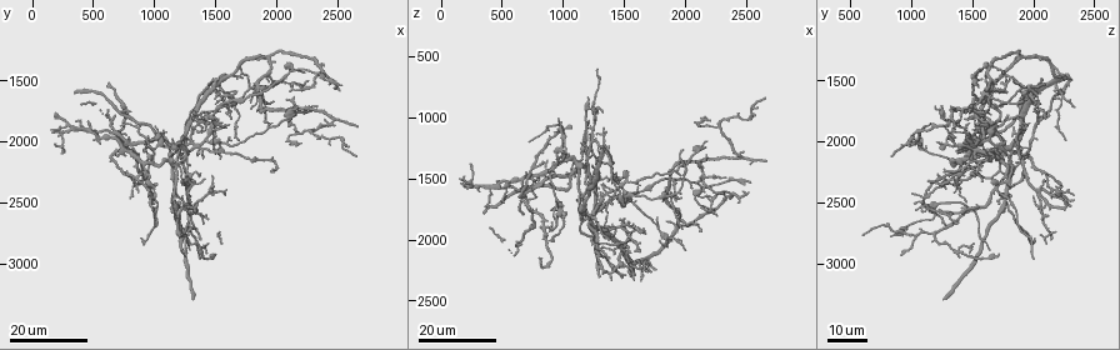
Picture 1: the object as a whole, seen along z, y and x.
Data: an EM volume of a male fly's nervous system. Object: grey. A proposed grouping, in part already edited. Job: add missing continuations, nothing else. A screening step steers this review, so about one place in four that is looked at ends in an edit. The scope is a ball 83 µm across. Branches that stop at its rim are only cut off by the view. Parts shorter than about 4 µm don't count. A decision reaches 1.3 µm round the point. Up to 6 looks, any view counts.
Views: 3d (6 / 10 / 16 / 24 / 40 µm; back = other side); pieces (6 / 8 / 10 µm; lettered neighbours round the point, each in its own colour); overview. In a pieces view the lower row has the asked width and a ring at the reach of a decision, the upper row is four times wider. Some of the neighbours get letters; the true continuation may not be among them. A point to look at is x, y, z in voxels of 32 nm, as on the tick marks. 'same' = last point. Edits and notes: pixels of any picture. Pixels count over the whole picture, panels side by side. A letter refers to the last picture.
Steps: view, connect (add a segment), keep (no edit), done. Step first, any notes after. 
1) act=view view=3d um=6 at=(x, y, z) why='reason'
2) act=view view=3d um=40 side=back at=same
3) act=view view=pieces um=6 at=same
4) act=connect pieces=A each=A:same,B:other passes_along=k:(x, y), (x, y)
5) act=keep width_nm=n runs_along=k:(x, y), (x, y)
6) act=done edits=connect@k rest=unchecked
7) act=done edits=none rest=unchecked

act=view view=3d um=16 at=(880, 2280, 1220) why='free end'

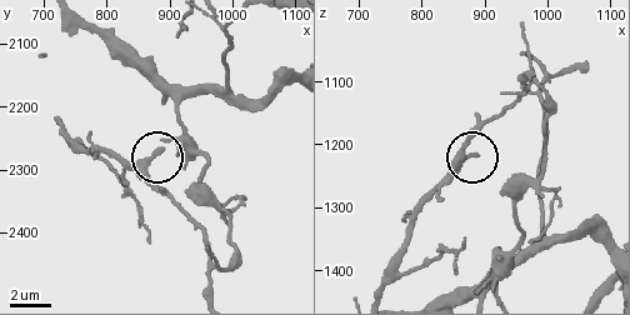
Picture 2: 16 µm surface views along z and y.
act=view view=pieces um=10 at=(885, 2270, 1215)

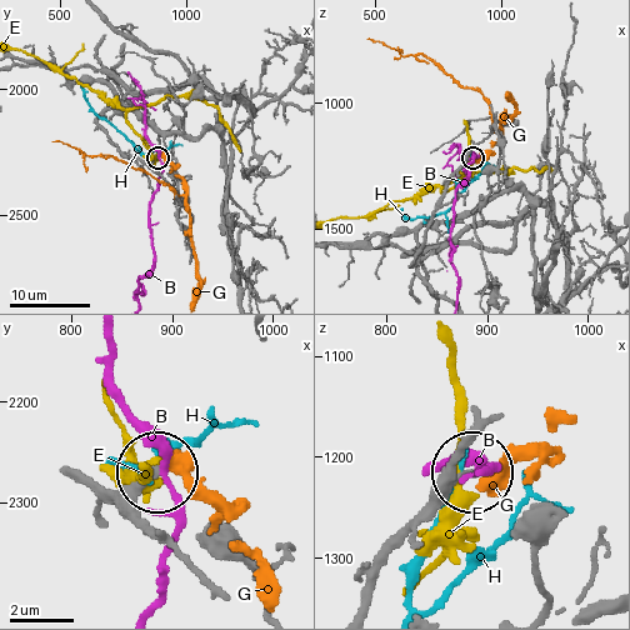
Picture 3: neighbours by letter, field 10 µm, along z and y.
act=keep width_nm=220 each=B:other,E:other,G:other,H:other runs_along=3:(358, 606), (376, 565), (470, 471) found='no lettered segment goes on from it'

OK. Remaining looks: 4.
act=view view=3d um=24 at=(1240, 2340, 1140) why='long arm stops here'

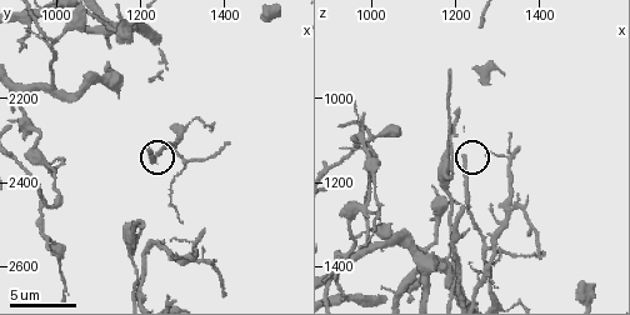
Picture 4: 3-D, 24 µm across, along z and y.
act=view view=pieces um=8 at=(1220, 2325, 1140)

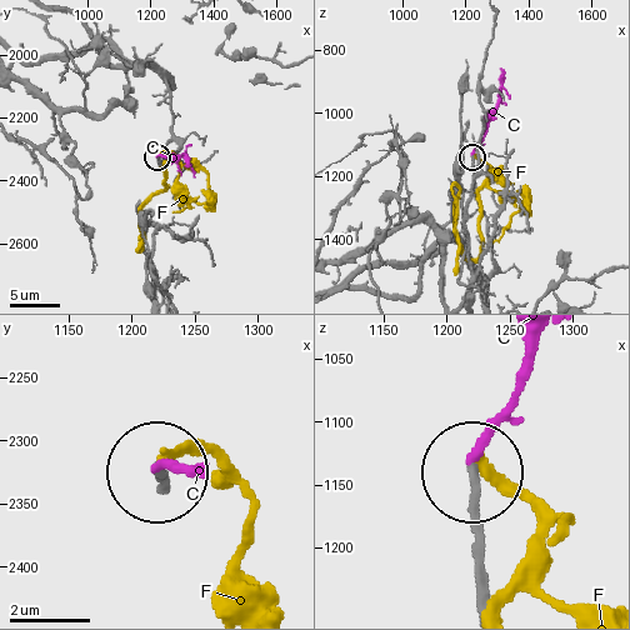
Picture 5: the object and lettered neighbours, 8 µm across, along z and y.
act=connect pieces=C each=C:same,F:other passes_along=5:(485, 569), (475, 451), (511, 391), (525, 341) found='the neuron continues'

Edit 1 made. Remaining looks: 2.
act=view view=pieces um=6 at=(1205, 2505, 1020) why='free end'

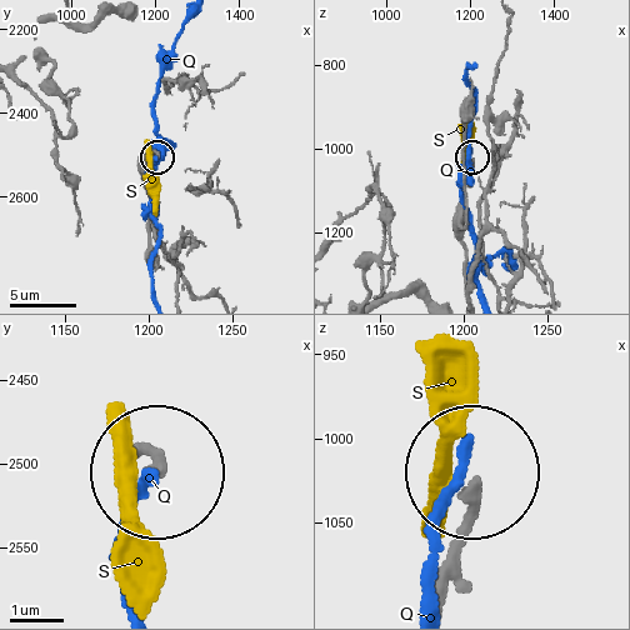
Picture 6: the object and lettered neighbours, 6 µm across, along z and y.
act=keep width_nm=220 each=Q:other,S:other found='no lettered segment goes on from it'

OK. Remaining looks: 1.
act=done edits=connect@5 rest=unchecked

